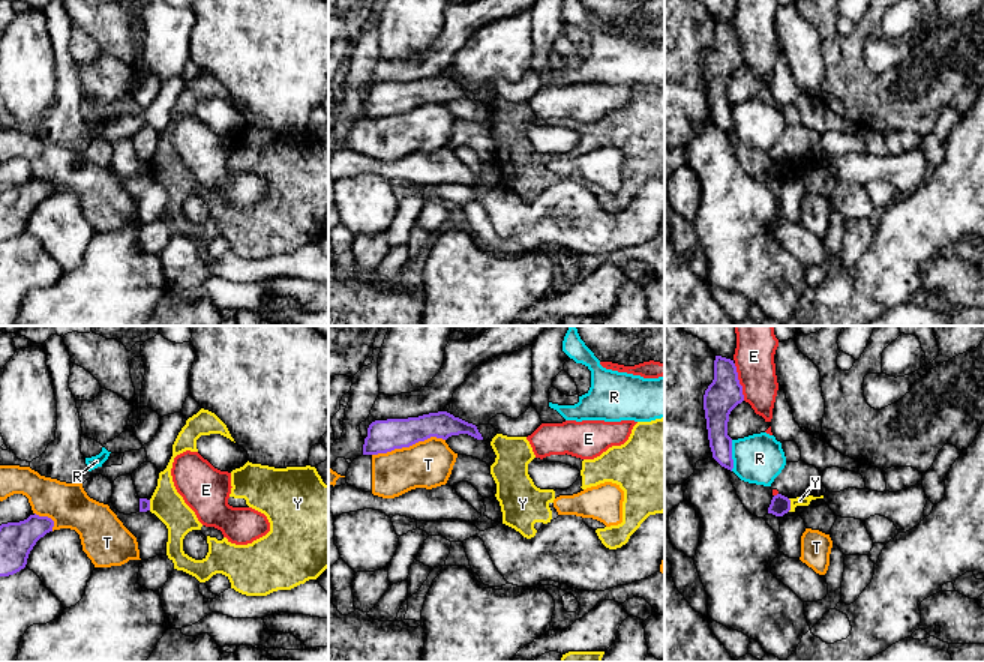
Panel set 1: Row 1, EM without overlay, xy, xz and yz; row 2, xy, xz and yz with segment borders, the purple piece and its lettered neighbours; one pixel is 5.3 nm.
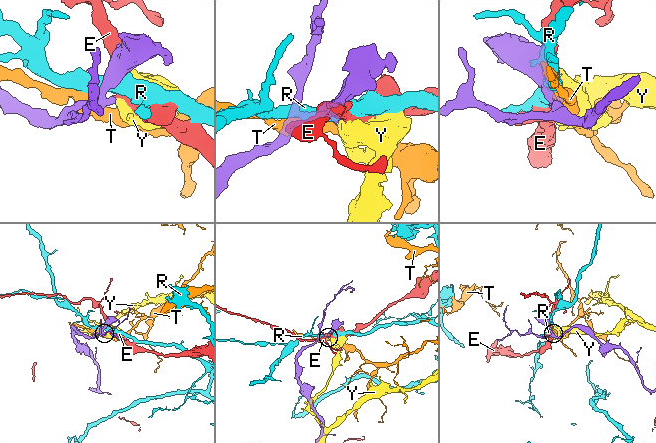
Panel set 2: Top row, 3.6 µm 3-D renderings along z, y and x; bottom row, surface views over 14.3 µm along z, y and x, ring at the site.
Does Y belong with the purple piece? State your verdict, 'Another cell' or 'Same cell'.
Another cell

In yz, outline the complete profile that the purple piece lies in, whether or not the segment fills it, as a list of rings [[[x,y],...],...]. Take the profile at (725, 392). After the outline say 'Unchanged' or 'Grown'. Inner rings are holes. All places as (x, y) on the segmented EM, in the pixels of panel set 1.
[[[716,356],[714,380],[705,390],[704,410],[712,458],[730,471],[734,459],[728,422],[730,411],[742,401],[742,386],[740,384],[734,360]]]. Unchanged

